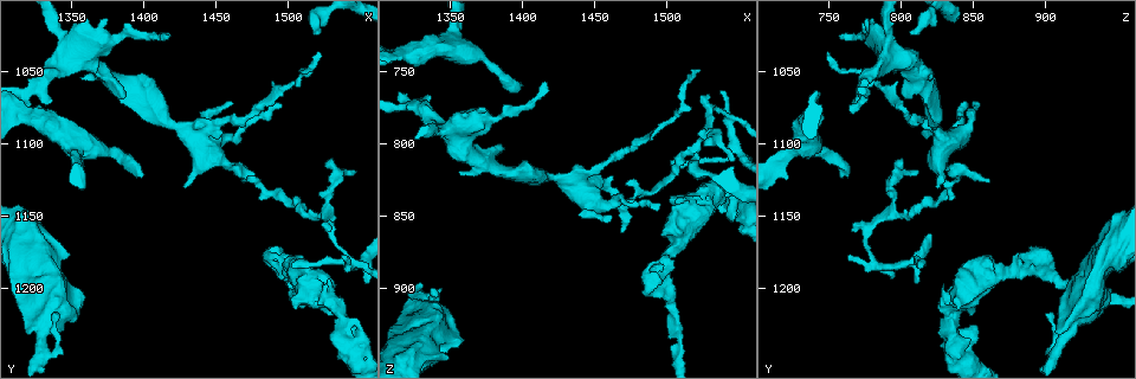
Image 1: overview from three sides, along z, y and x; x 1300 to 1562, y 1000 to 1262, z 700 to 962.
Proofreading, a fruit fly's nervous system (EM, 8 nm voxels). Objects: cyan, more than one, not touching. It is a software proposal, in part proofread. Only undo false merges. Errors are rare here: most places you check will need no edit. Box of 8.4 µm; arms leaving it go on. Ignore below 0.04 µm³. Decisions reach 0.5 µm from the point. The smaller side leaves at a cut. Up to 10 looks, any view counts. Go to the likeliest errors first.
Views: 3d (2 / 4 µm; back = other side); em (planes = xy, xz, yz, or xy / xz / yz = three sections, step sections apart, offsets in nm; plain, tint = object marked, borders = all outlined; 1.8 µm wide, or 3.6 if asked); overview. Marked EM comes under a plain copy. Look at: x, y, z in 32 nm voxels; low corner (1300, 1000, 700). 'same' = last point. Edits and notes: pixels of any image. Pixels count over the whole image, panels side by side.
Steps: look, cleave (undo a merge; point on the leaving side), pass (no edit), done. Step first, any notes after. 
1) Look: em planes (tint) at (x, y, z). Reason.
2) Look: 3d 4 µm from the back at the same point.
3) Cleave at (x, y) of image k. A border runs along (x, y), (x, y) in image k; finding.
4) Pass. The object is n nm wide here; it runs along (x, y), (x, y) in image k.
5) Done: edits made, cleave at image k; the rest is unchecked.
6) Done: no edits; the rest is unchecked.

Look: 3d 2 µm from the back at (1542, 1180, 780). Arms run side by side.

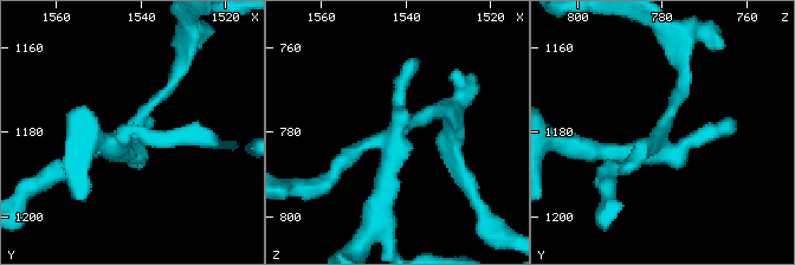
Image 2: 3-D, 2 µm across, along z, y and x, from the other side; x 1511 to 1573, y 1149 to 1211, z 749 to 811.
Look: em xy step 16 (tint) at (1542, 1182, 780). Need the tissue.

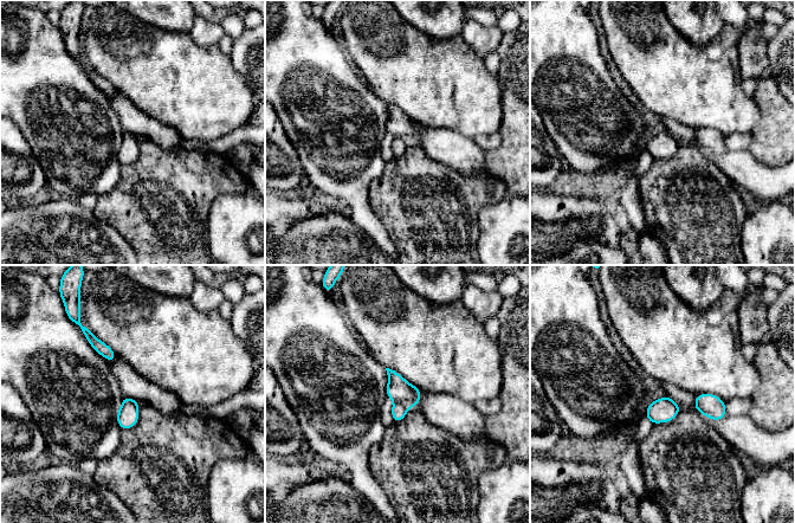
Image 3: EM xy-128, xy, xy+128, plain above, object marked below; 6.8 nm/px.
Look: em xz step 8 (tint) at the same point.

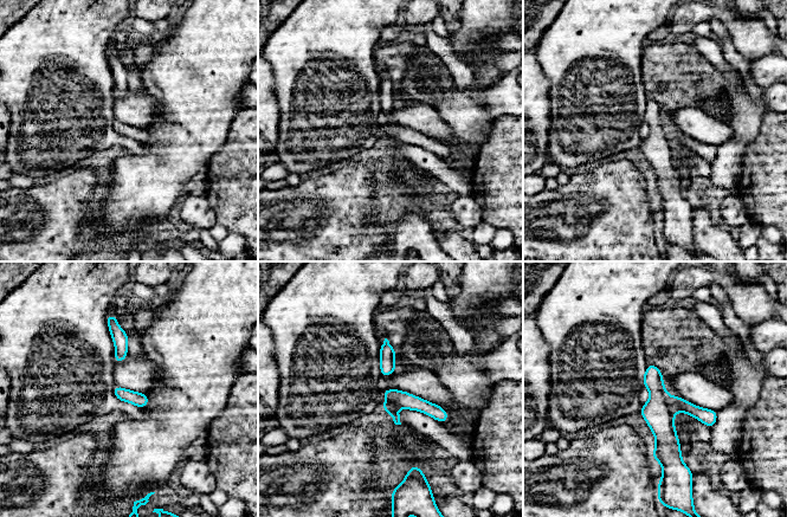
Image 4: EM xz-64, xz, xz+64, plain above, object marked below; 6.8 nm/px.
Cleave at (658, 413) of image 4. The object is 100 nm wide here; two cells meet here.

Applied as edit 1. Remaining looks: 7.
Look: em xy step 16 (tint) at (1536, 1228, 834). A narrow waist.

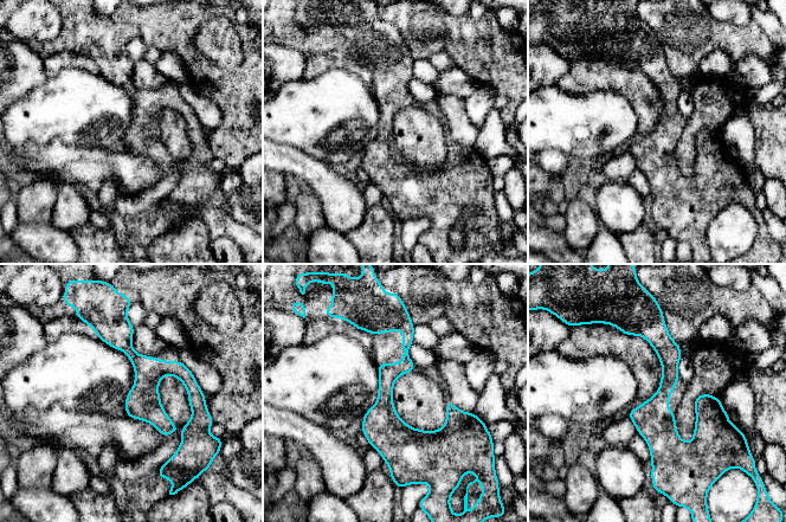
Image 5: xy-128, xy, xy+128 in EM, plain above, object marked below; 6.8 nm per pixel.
Pass. It runs along (657, 328), (669, 352), (664, 465) in image 5; one cell here.

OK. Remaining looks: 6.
Look: 3d 4 µm at (1496, 1184, 890). Sudden change in width.

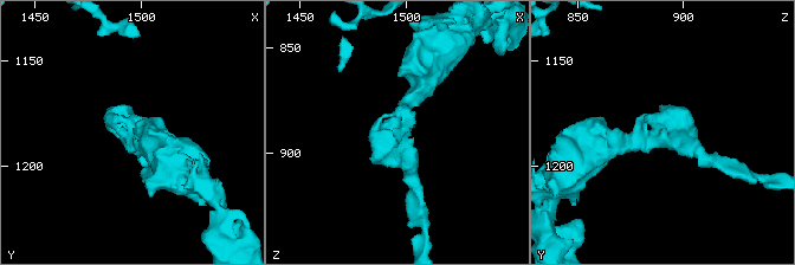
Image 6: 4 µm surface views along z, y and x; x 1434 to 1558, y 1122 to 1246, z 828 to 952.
Look: em planes (tint) at (1496, 1185, 891). Shape alone is not enough.

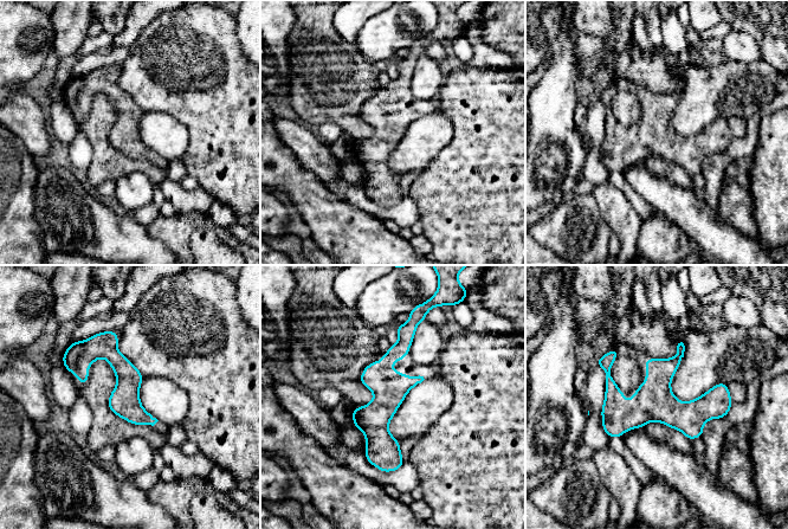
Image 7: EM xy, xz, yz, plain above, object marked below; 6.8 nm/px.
Pass. The object is 200 nm wide here; one cell here.

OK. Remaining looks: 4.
Look: 3d 4 µm at (1352, 1104, 726). Small branch off a trunk.

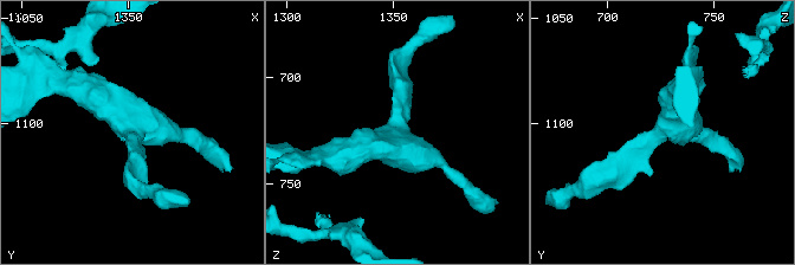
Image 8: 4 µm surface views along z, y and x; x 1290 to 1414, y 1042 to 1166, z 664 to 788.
Look: em planes (tint) at (1352, 1105, 726). 3 arms meet here; the arms are 170, 220, 460 nm wide; shape alone is not enough.

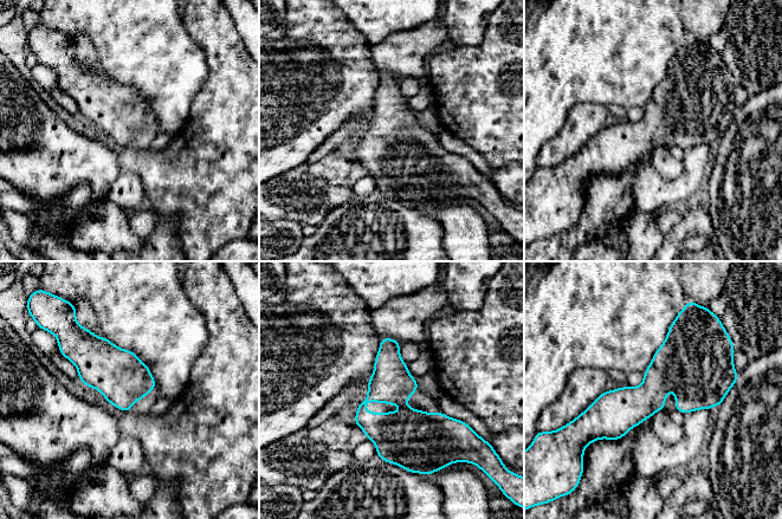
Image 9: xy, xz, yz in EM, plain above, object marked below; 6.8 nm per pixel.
Pass. Continuous, no second cell.

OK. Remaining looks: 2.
Done: edits made, cleave at image 4; the rest is unchecked.

